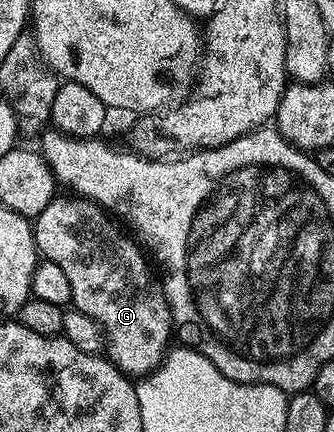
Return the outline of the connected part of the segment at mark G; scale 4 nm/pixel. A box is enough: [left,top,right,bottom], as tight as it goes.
[32,196,175,379]

